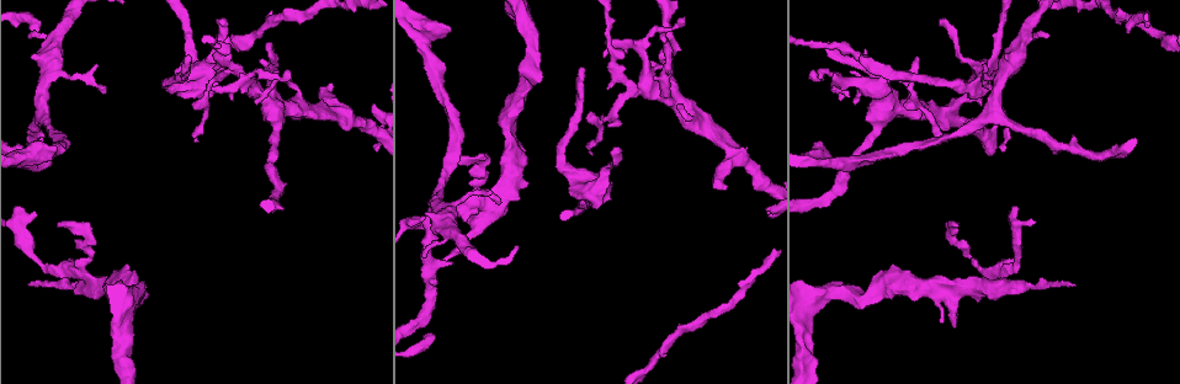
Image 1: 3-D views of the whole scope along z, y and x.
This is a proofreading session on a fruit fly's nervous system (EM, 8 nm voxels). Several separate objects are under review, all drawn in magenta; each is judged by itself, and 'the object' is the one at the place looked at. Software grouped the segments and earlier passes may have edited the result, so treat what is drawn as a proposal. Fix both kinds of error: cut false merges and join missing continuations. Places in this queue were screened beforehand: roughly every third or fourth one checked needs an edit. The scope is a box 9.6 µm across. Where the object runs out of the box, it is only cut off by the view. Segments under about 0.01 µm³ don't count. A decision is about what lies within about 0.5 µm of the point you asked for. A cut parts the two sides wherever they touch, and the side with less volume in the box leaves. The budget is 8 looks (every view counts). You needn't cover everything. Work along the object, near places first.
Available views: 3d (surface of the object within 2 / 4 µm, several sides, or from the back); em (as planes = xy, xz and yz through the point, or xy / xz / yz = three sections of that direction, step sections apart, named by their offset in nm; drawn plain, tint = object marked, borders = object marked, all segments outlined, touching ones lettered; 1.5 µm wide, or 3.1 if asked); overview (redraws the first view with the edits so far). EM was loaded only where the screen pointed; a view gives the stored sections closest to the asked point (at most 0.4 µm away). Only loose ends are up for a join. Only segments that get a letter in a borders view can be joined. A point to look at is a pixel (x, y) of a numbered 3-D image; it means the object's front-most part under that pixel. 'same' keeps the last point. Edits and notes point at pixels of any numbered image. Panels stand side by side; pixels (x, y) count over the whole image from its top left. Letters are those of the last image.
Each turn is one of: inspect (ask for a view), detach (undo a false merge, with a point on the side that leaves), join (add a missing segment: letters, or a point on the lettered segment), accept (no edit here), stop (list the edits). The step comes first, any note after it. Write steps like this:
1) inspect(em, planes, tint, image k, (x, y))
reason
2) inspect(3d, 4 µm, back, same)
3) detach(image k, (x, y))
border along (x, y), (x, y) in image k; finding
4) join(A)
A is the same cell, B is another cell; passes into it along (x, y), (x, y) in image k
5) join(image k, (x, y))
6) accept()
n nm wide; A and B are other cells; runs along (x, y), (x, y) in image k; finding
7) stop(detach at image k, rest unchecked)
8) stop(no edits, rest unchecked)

inspect(3d, 4 µm, image 1, (955, 326))
stops while still wide

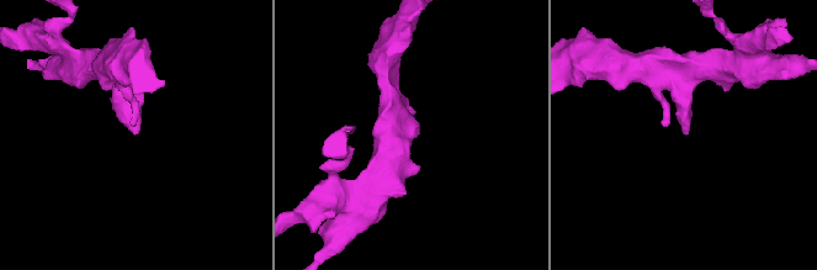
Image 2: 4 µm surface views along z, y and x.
inspect(em, yz, step 8, borders, image 2, (685, 132))

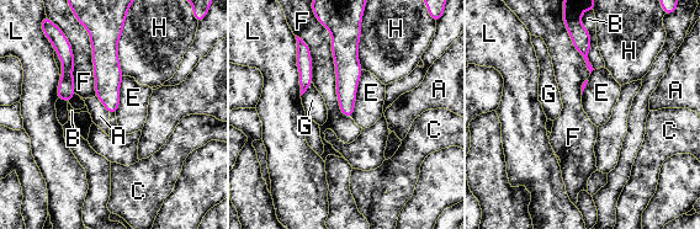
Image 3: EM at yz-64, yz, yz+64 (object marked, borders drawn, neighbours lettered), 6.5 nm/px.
inspect(em, planes, borders, same)

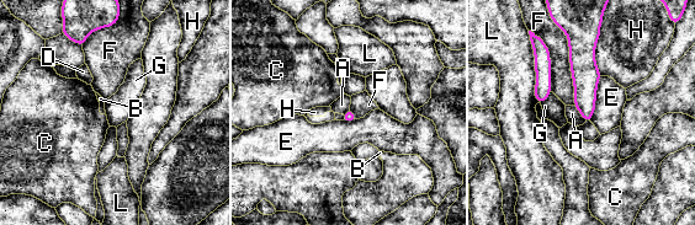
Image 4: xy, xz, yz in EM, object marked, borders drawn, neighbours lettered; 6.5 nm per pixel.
accept()
A, B, C, D, E, F, G, H and L are other cells; border along (574, 105), (585, 121) in image 4; no lettered segment goes on from it

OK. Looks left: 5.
inspect(em, planes, borders, image 1, (269, 43))
free end

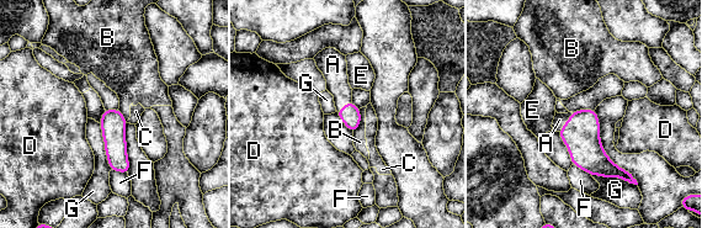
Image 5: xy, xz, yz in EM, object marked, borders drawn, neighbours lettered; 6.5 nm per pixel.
join(A)
A is the same cell, B, C, D, E, F and G are other cells; the cell continues

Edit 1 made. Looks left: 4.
inspect(overview)
redraw

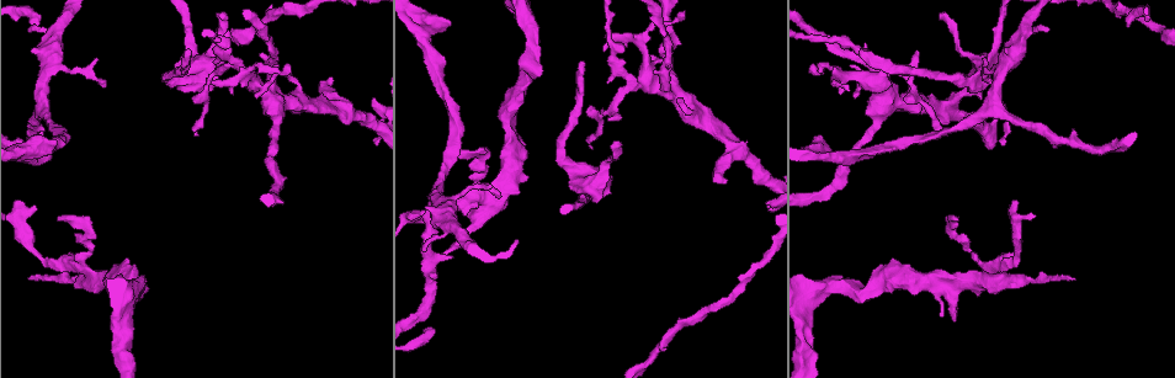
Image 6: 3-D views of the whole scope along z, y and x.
inspect(3d, 2 µm, image 6, (186, 50))
long arm stops here

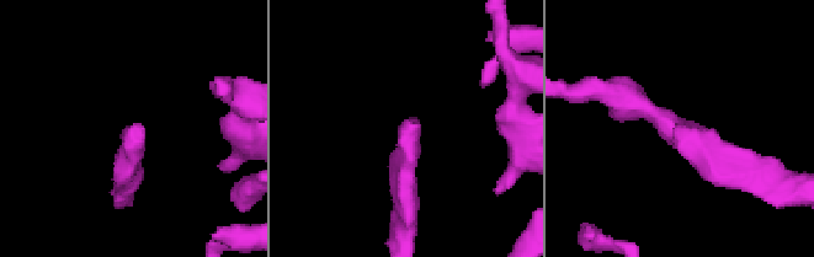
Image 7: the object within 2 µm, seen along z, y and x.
inspect(em, yz, step 4, borders, image 7, (136, 125))

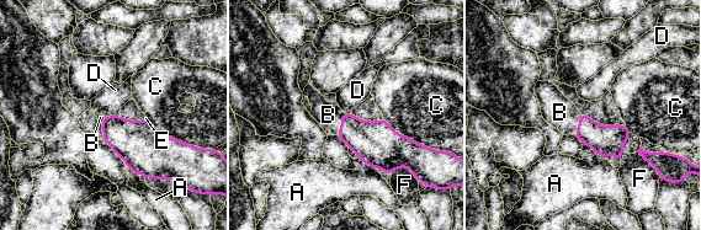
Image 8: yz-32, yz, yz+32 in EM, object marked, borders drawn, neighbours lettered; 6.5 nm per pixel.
join(B)
C touches over 320 nm; B is the same cell, A, C, D, E and F are other cells; passes into it along (373, 142), (341, 123), (328, 114) in image 8; it goes on there

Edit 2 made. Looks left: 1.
stop(join at image 5, join at image 8, rest unchecked)

